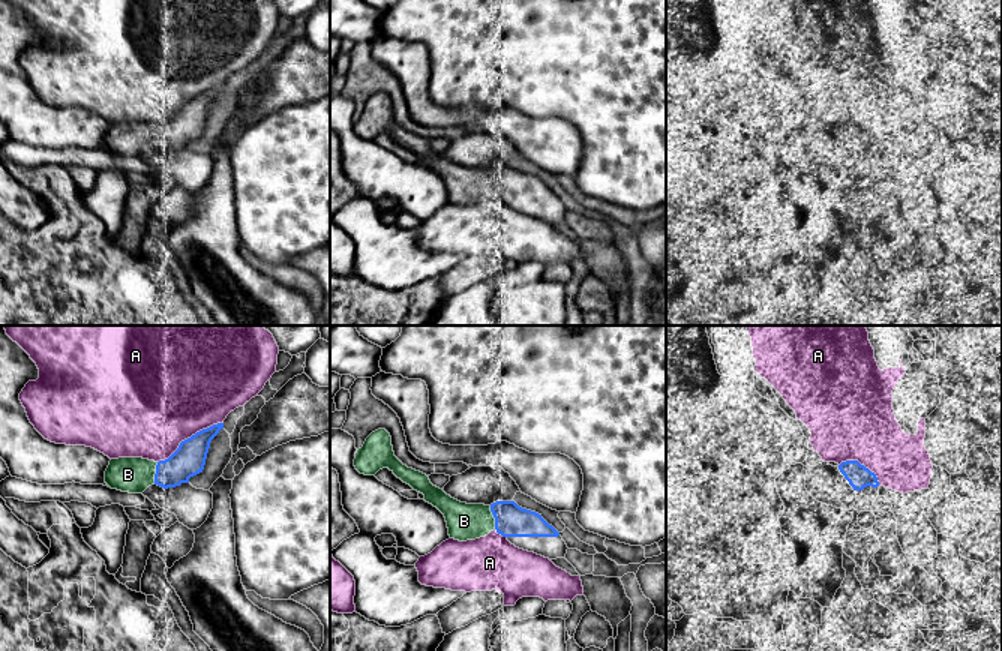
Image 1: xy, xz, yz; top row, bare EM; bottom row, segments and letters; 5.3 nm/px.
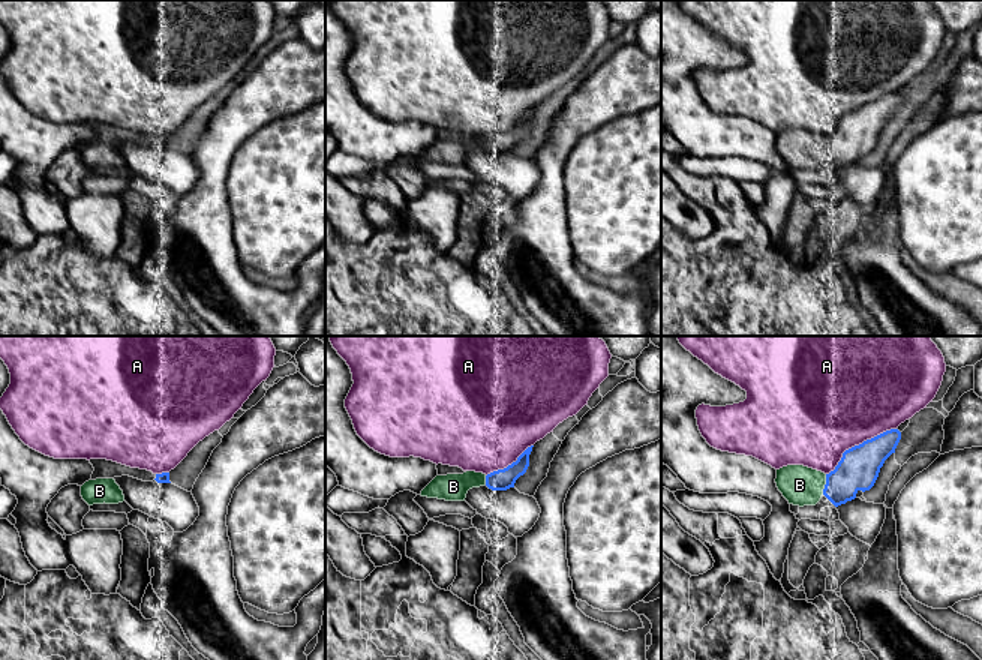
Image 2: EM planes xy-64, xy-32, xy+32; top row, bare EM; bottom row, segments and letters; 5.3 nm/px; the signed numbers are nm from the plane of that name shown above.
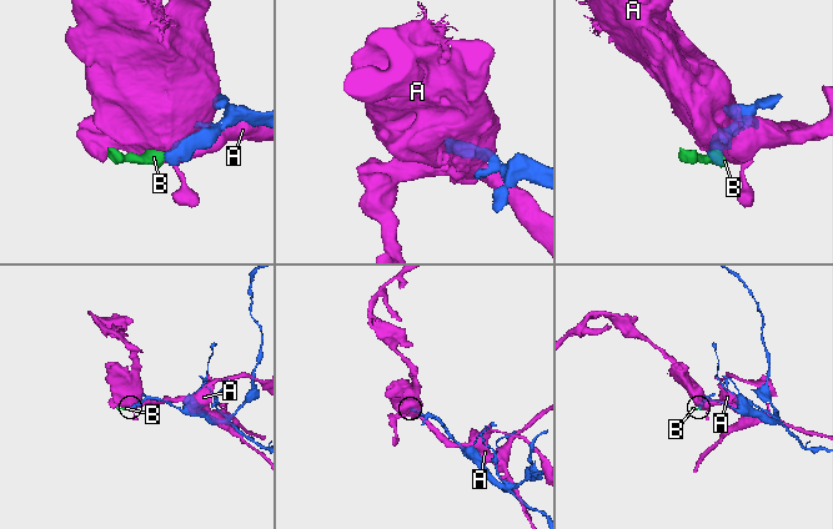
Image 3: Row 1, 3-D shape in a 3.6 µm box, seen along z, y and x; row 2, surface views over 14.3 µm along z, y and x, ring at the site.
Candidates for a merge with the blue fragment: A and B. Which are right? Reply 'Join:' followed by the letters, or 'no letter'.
Join: B

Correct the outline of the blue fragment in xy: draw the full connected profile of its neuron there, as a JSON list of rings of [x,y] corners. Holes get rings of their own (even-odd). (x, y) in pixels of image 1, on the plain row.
[[[224,87],[213,88],[180,106],[178,112],[165,124],[142,122],[111,123],[105,135],[105,147],[111,153],[142,158],[148,150],[164,153],[189,147],[202,136],[212,104],[224,93]]]

